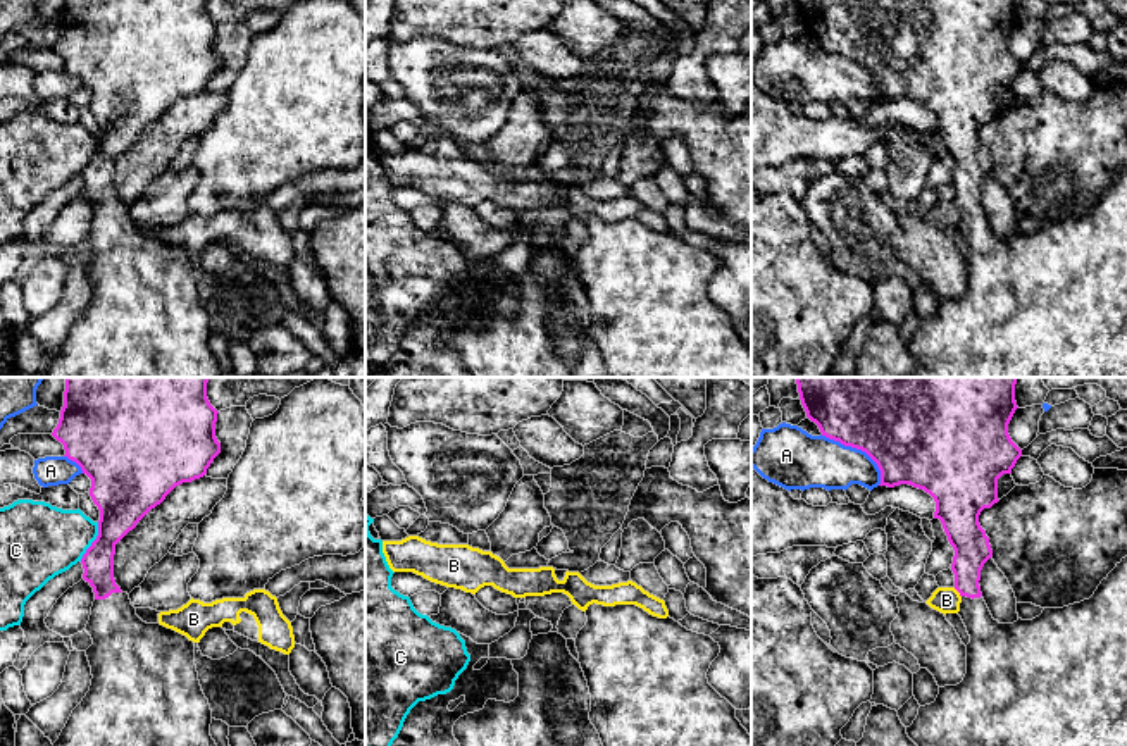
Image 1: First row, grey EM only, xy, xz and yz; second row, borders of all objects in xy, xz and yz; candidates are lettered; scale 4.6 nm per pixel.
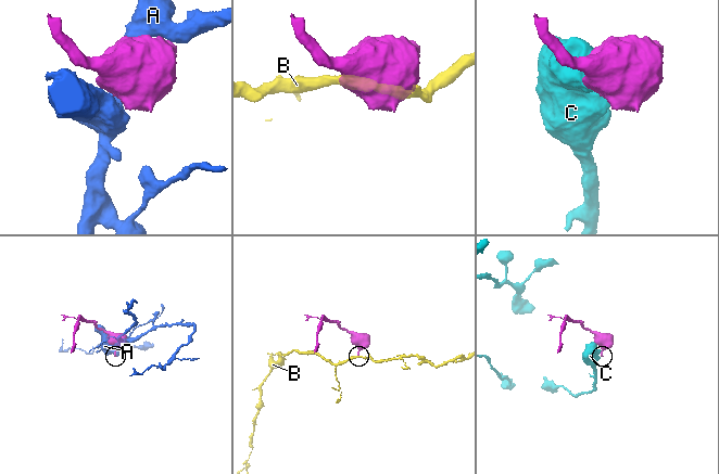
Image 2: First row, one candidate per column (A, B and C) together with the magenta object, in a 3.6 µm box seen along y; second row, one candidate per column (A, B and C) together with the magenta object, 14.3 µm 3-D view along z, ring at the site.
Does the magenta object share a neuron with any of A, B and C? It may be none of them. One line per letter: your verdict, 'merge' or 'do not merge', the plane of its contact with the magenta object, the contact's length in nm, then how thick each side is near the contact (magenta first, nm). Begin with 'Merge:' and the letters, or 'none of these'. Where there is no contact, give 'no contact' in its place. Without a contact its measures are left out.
Merge: none of these
A: do not merge; contact in yz; length 360 nm; calibres 500 and 240 nm
B: do not merge; contact in yz; length 60 nm; calibres 170 and 130 nm
C: do not merge; contact in xy; length 200 nm; calibres 260 and 360 nm

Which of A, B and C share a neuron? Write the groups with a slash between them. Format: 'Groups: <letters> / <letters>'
Groups: A / B / C

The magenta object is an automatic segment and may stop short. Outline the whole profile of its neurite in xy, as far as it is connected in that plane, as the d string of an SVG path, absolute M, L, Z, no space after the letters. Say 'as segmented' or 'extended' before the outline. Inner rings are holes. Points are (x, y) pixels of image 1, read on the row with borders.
extended | M65 377L64 407L60 419L52 436L64 444L69 460L76 462L83 474L91 479L90 496L100 510L98 536L81 558L84 574L83 579L93 587L95 601L91 606L90 620L84 631L91 636L93 644L86 650L86 656L91 667L91 686L83 701L72 710L65 727L53 746L217 746L210 736L212 710L205 698L198 672L195 665L195 643L186 636L167 629L160 624L146 624L136 615L136 608L131 605L129 594L122 593L114 579L114 555L115 544L136 527L136 524L179 484L191 482L207 474L207 469L214 458L221 453L221 443L215 438L217 410L207 398L209 377Z

